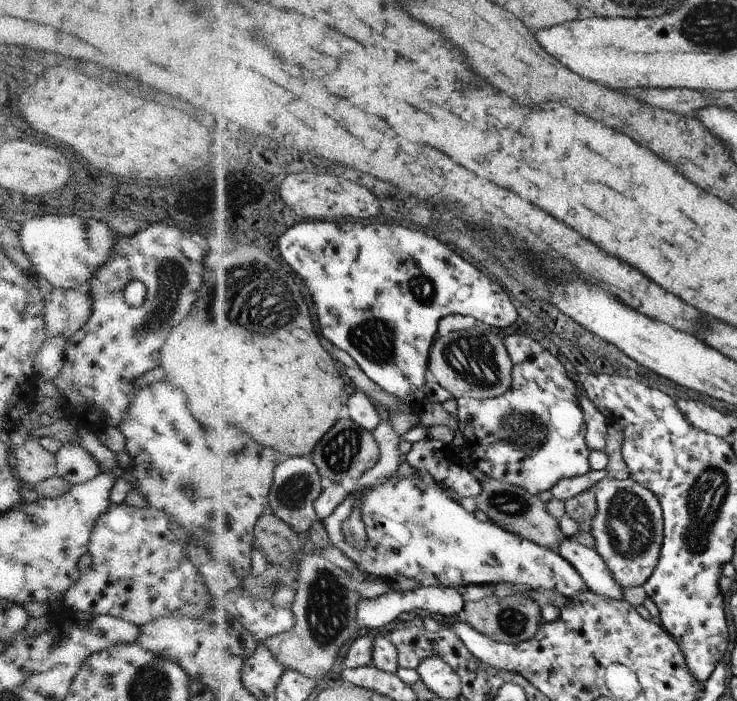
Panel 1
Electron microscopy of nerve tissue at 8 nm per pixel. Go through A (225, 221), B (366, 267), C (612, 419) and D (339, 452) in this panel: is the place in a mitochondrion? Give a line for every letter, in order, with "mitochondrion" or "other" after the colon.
A: other
B: other
C: other
D: mitochondrion

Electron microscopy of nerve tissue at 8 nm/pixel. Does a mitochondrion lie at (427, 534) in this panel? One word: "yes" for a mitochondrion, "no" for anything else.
yes

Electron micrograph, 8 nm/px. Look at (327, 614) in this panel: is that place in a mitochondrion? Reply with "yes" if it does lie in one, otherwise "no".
yes

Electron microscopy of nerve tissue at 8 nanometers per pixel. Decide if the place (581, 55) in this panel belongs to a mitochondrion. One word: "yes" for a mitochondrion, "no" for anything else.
no

